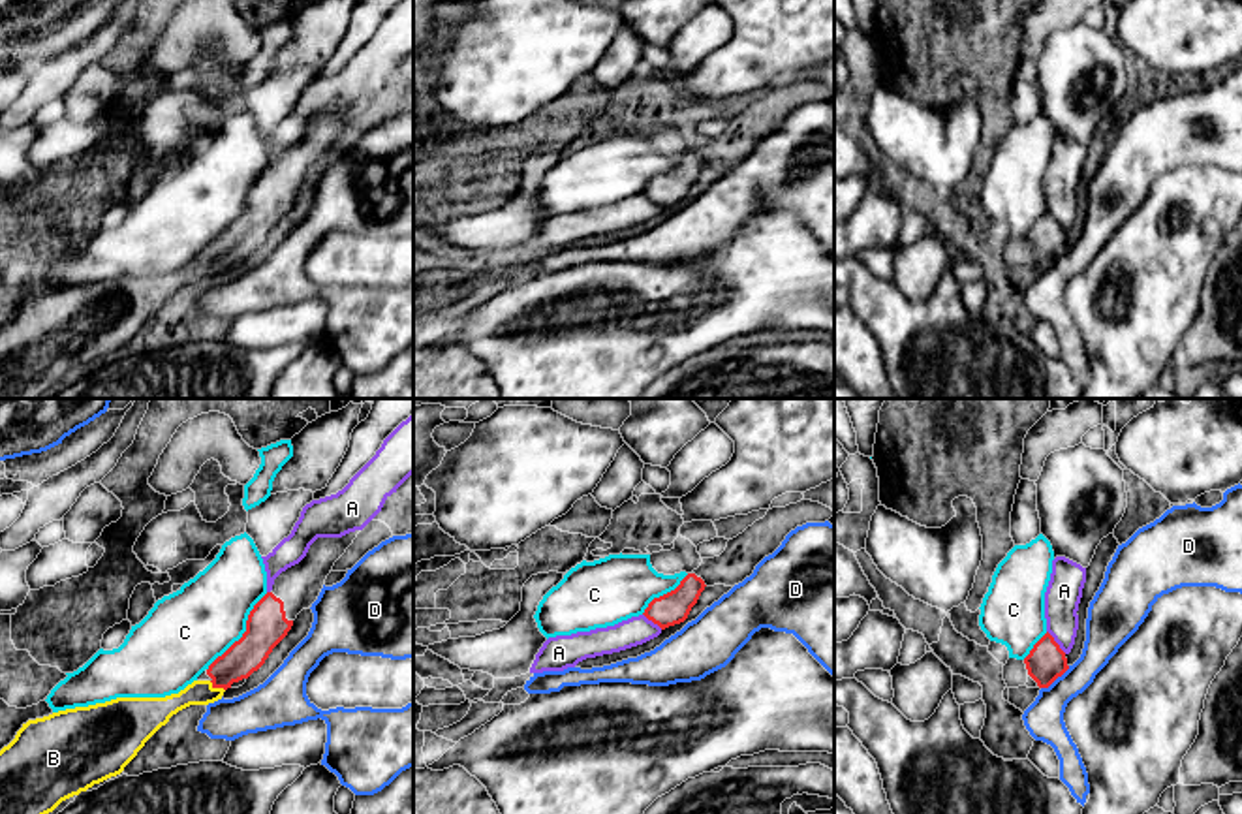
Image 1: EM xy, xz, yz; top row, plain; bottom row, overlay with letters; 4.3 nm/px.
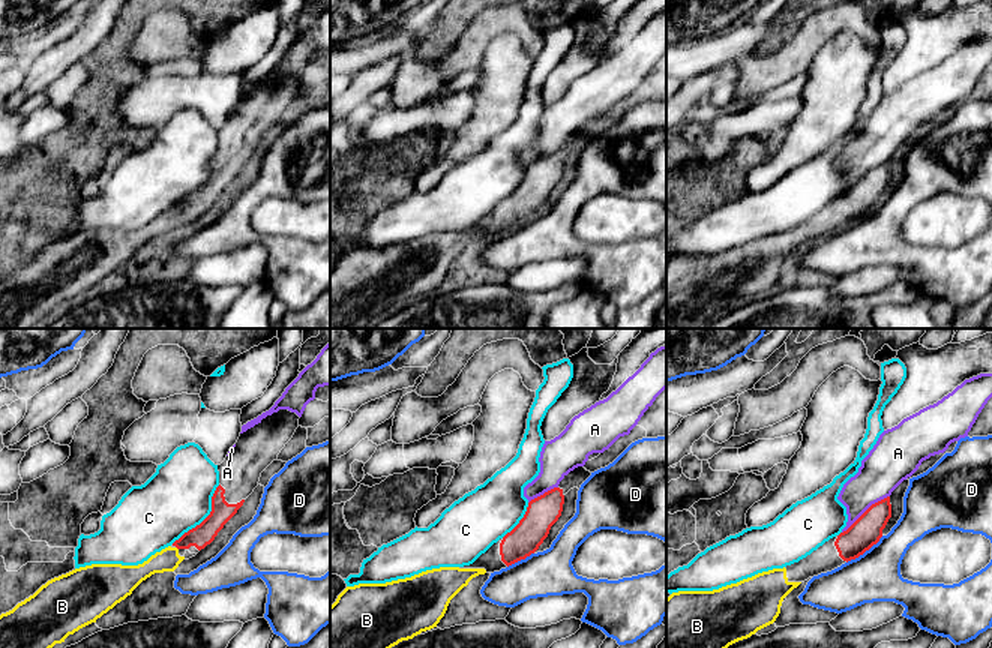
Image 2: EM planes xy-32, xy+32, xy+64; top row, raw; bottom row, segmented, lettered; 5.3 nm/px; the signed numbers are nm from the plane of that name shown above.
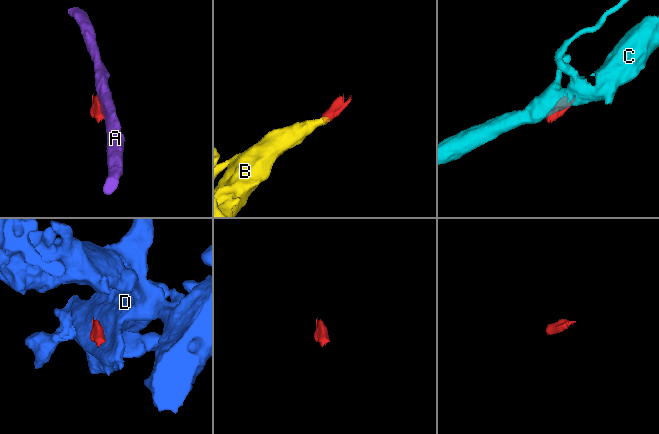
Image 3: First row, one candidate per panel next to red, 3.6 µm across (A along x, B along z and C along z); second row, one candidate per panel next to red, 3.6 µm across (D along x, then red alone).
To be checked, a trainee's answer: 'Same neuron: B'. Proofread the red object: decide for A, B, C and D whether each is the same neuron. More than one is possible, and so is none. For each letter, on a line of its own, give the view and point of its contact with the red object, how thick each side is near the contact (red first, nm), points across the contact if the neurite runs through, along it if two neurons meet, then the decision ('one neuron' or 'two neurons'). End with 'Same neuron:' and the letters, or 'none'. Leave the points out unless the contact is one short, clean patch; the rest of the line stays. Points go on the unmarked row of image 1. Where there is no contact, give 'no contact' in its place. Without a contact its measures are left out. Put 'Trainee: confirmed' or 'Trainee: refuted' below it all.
A: contact yz (1055, 220); calibres 160 and 150 nm; border yz (1047, 209), (1066, 232); two neurons
B: contact xy (217, 266); calibres 150 and 110 nm; way xy (247, 234), (217, 266), (200, 271); one neuron
C: contact xy (245, 211); calibres 170 and 340 nm; two neurons
D: contact yz (1055, 258); calibres 160 and 170 nm; border yz (1070, 245), (1041, 267); two neurons
Same neuron: B
Trainee: confirmed

